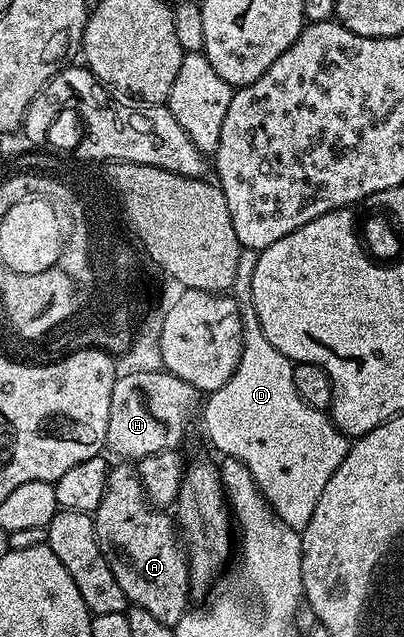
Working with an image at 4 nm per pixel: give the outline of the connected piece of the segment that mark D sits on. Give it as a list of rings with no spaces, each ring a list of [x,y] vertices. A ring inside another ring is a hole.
[[[244,290],[235,301],[242,318],[242,354],[230,382],[203,401],[204,432],[221,457],[242,462],[250,470],[276,516],[303,533],[322,490],[326,490],[326,482],[342,466],[350,440],[334,427],[327,411],[302,402],[298,390],[294,390],[293,361],[274,350],[262,334],[251,291]]]

